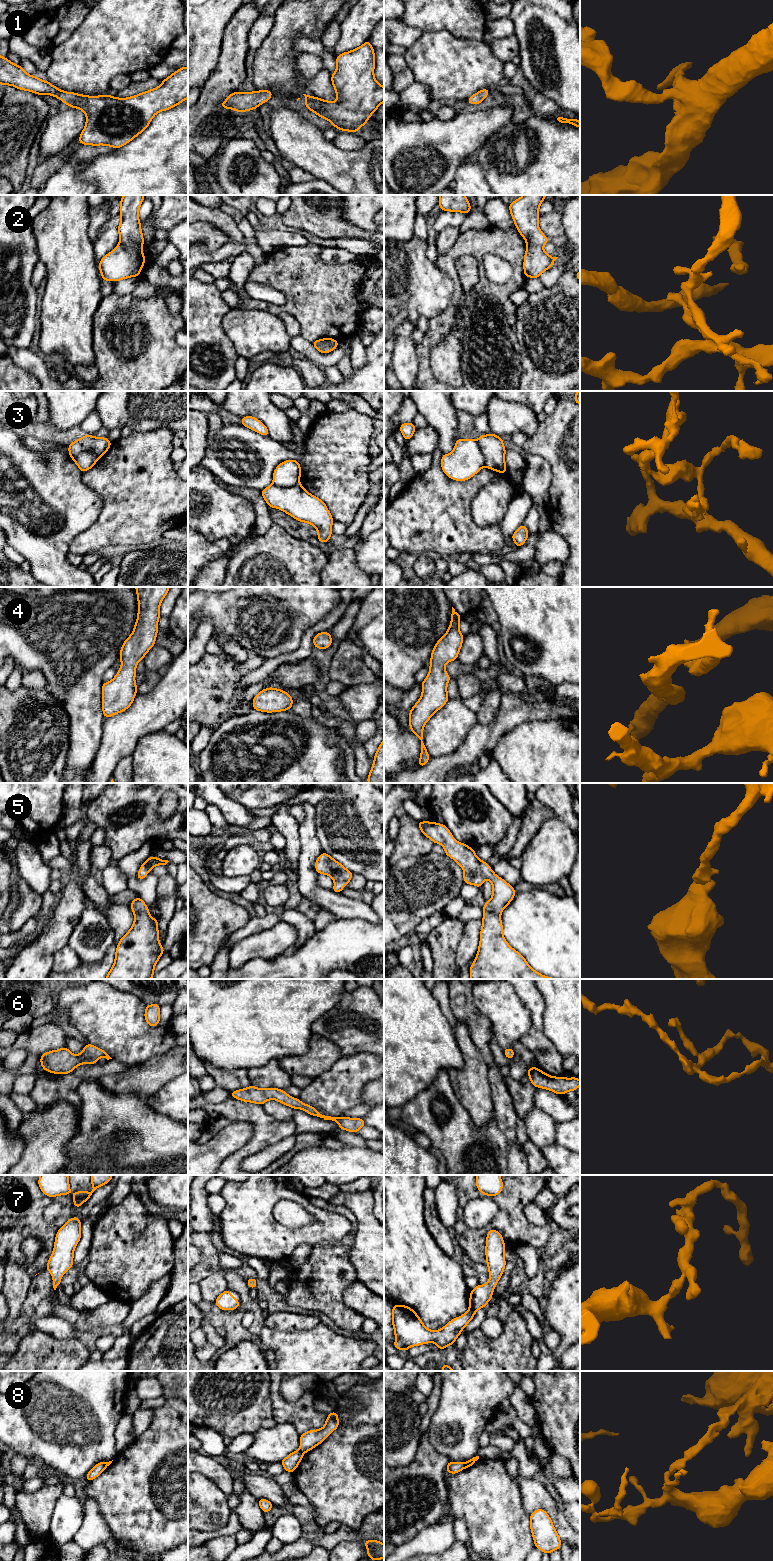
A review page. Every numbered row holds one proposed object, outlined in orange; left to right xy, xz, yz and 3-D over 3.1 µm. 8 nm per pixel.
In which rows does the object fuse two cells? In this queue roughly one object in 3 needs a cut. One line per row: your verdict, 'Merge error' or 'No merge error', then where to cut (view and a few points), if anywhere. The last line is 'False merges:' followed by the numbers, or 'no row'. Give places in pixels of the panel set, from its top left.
1: No merge error. No split
2: No merge error. No split
3: Merge error. Split along xy (98, 457), (89, 451), (82, 451), (72, 458)
4: No merge error. No split
5: No merge error. No split
6: No merge error. No split
7: No merge error. No split
8: Merge error. Split along yz (464, 1462), (465, 1467)
False merges: 3, 8

